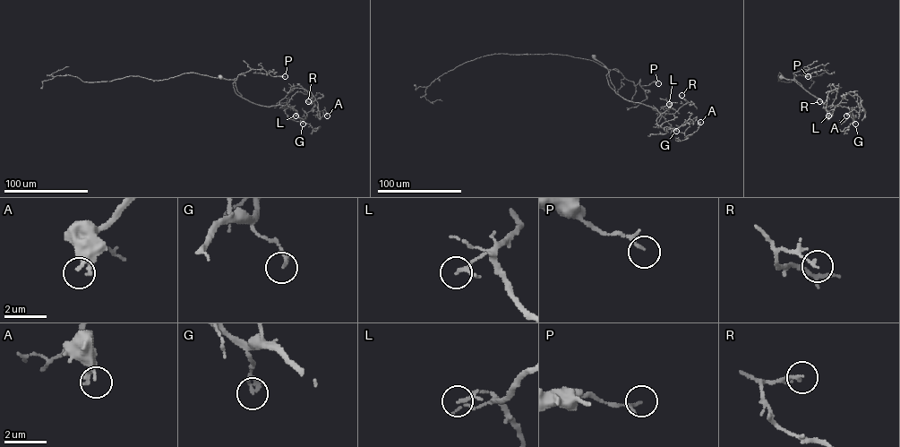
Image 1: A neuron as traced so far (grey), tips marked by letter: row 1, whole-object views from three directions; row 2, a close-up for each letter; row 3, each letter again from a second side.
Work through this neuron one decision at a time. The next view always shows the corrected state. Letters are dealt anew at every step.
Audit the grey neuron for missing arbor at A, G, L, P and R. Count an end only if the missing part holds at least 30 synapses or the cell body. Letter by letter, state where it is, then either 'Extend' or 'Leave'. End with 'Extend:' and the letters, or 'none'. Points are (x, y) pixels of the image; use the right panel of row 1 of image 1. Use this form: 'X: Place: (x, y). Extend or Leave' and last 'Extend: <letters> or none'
A: Place: (846, 116). Leave
G: Place: (855, 124). Leave
L: Place: (828, 116). Leave
P: Place: (808, 76). Leave
R: Place: (819, 101). Leave
Extend: none

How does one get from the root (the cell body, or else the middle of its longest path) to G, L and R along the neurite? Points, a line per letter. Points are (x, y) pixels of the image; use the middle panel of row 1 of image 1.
G: (594, 56), (608, 70), (617, 94), (627, 100), (655, 108), (660, 114), (656, 120), (658, 125), (676, 131)
L: (594, 56), (606, 68), (615, 91), (624, 98), (651, 106), (660, 114), (671, 107), (669, 104)
R: (594, 56), (608, 70), (615, 92), (627, 100), (674, 114), (689, 102), (681, 95)

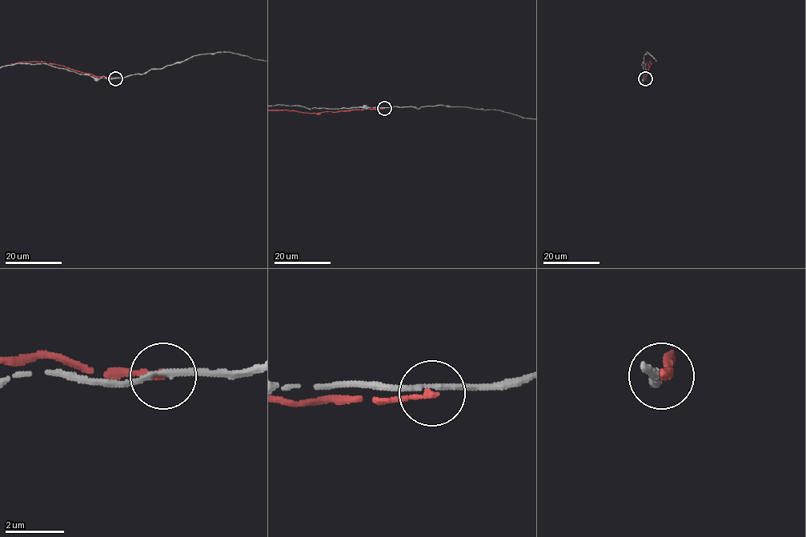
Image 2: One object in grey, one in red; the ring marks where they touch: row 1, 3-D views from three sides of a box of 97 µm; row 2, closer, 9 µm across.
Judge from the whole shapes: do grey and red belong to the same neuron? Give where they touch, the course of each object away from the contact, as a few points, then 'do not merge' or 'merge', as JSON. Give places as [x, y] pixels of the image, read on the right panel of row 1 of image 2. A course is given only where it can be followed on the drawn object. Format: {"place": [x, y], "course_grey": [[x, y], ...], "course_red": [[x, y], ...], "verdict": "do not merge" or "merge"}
{"place": [645, 78], "verdict": "do not merge"}

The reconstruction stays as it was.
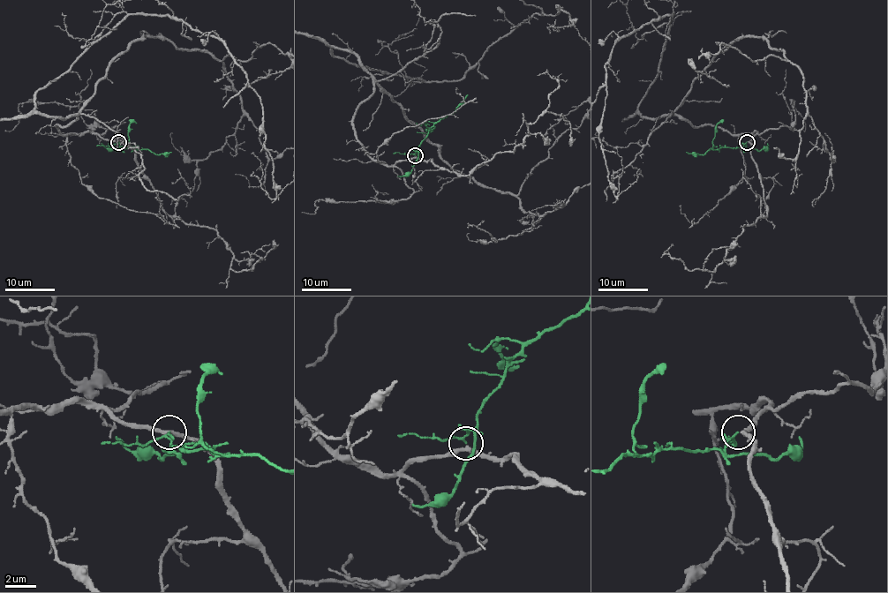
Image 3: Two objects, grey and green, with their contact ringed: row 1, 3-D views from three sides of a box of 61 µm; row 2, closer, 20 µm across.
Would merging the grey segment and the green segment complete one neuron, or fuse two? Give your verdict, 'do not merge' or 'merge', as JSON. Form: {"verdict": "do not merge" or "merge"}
{"verdict": "do not merge"}

